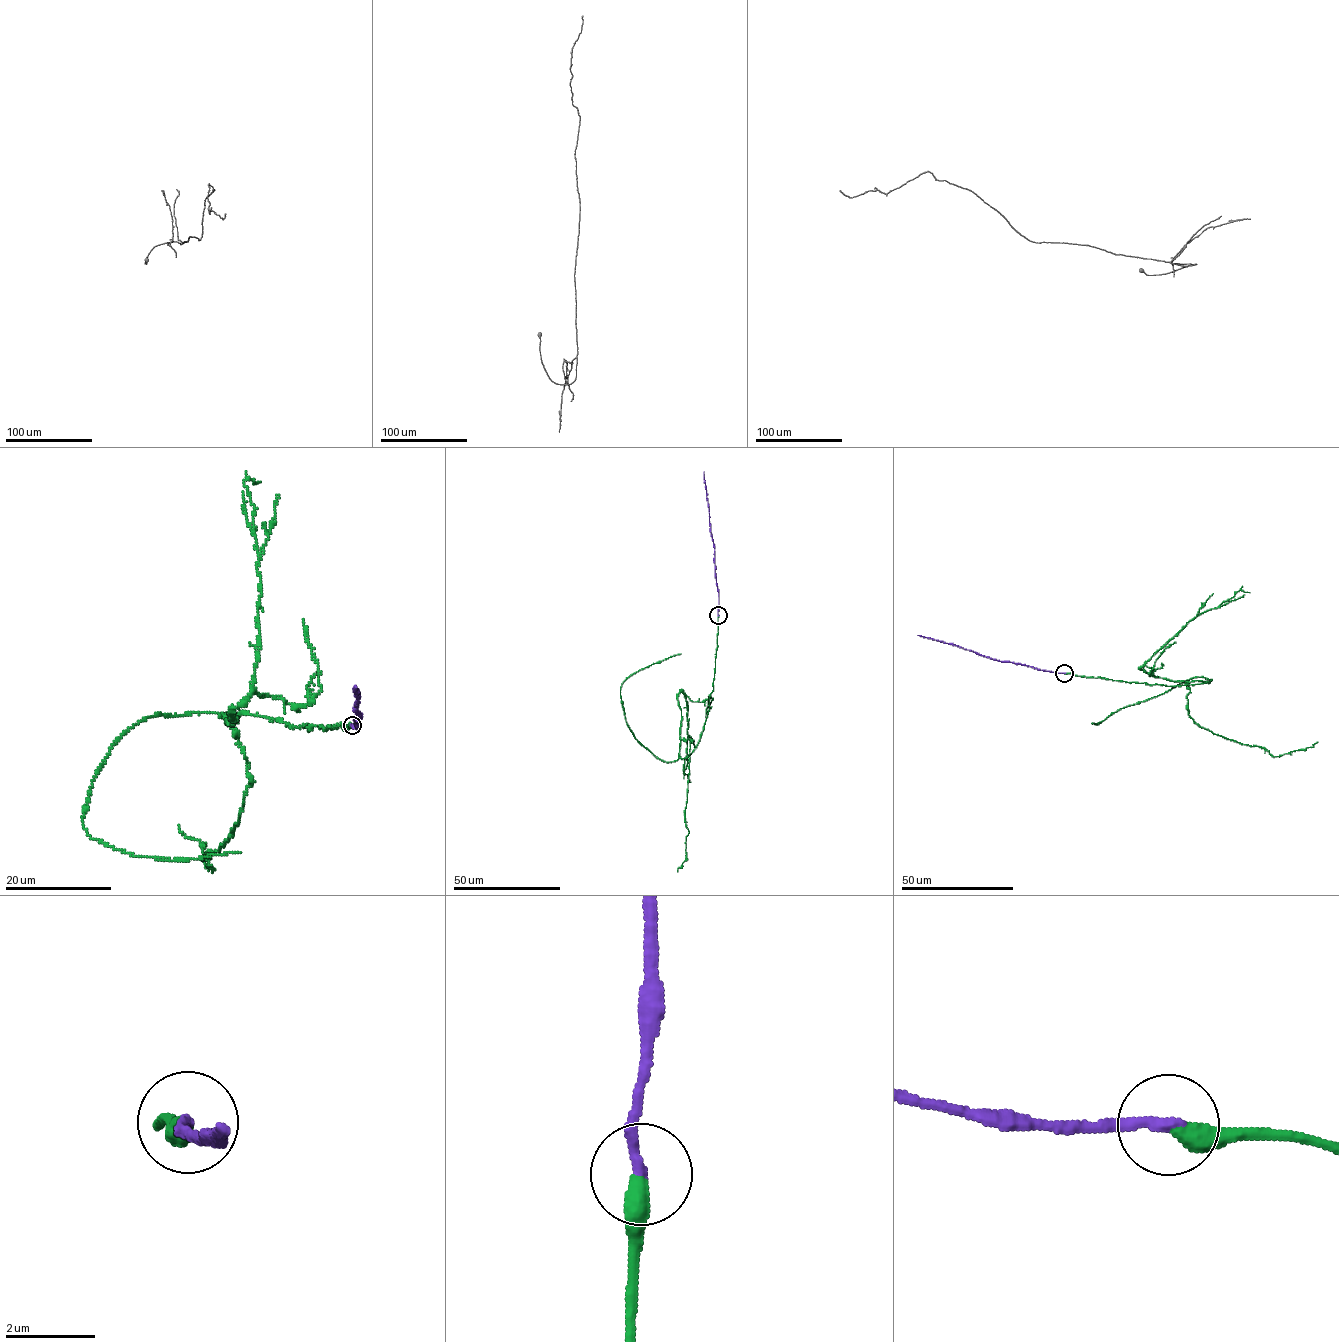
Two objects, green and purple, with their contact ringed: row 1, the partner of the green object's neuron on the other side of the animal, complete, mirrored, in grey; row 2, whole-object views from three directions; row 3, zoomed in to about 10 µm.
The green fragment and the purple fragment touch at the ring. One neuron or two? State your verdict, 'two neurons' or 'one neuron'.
one neuron

